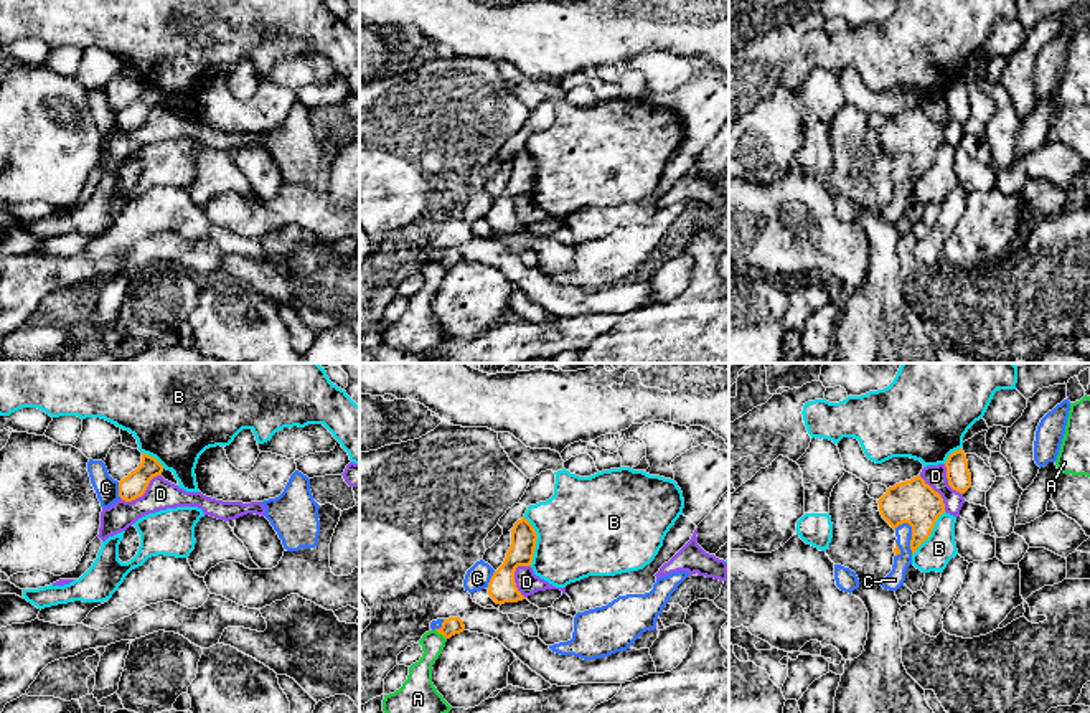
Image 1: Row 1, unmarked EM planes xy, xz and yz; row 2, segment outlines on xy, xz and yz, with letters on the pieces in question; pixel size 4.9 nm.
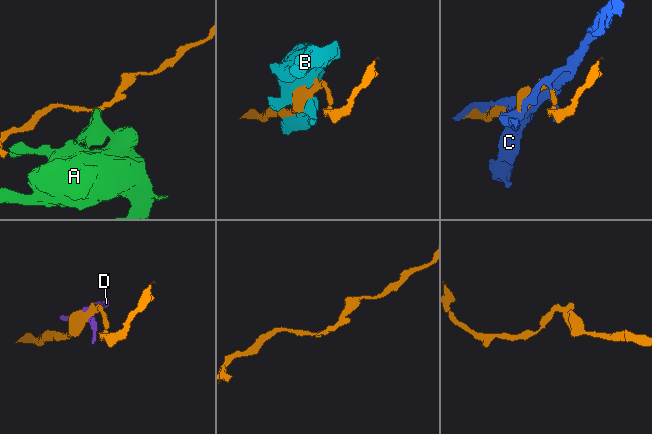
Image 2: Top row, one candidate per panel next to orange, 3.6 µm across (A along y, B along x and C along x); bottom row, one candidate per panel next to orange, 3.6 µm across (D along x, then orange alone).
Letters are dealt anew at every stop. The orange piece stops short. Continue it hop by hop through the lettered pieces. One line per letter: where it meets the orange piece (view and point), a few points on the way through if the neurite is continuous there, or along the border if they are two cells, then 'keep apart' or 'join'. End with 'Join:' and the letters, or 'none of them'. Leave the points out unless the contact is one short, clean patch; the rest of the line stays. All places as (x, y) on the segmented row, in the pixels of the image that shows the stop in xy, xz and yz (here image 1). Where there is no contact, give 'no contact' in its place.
A: xz (441, 632) | along xz (436, 629), (446, 639) | keep apart
B: xz (535, 542) | keep apart
C: yz (912, 537) | keep apart
D: xy (142, 494) | along xy (160, 474), (150, 481), (140, 495), (131, 500), (121, 499) | keep apart
Join: none of them

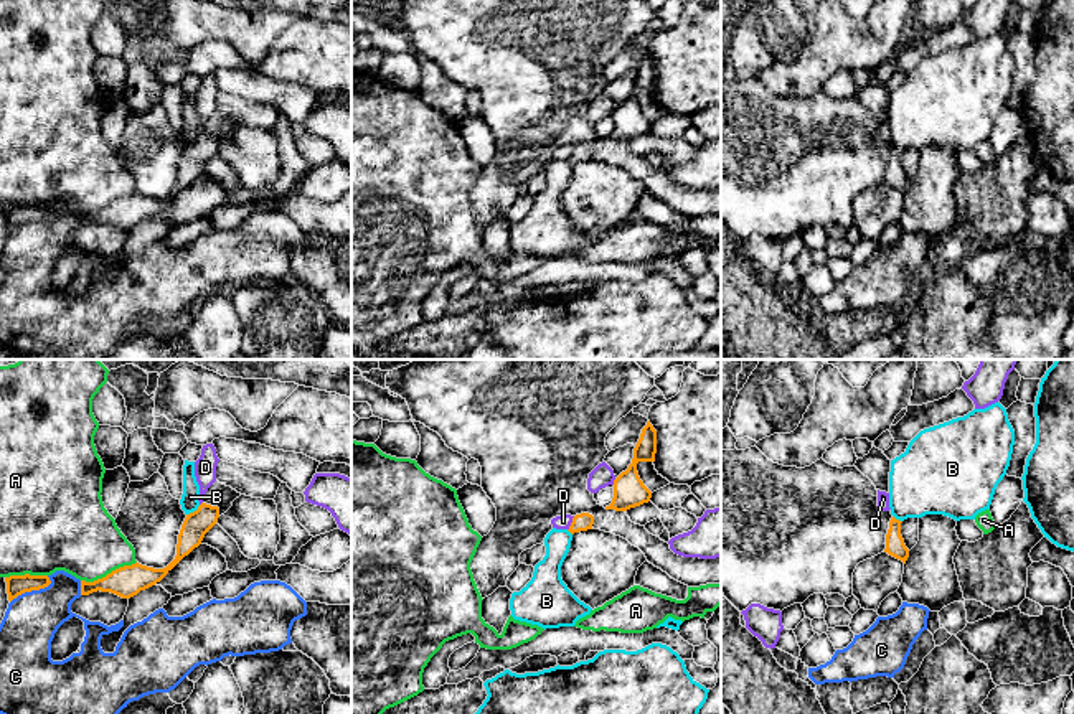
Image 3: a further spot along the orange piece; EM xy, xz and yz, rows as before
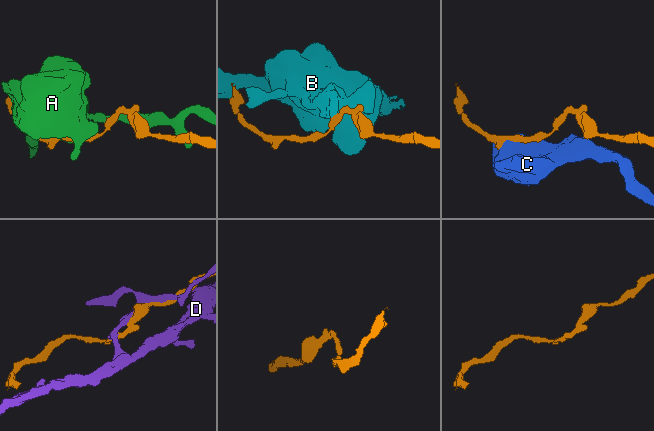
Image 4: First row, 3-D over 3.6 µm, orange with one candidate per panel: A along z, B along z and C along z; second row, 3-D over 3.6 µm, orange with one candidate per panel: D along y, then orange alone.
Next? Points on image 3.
A: xy (108, 574) | keep apart
B: xy (193, 512) | along xy (200, 505), (187, 515) | keep apart
C: xy (32, 589) | keep apart
D: xz (571, 523) | keep apart
Join: none of them

